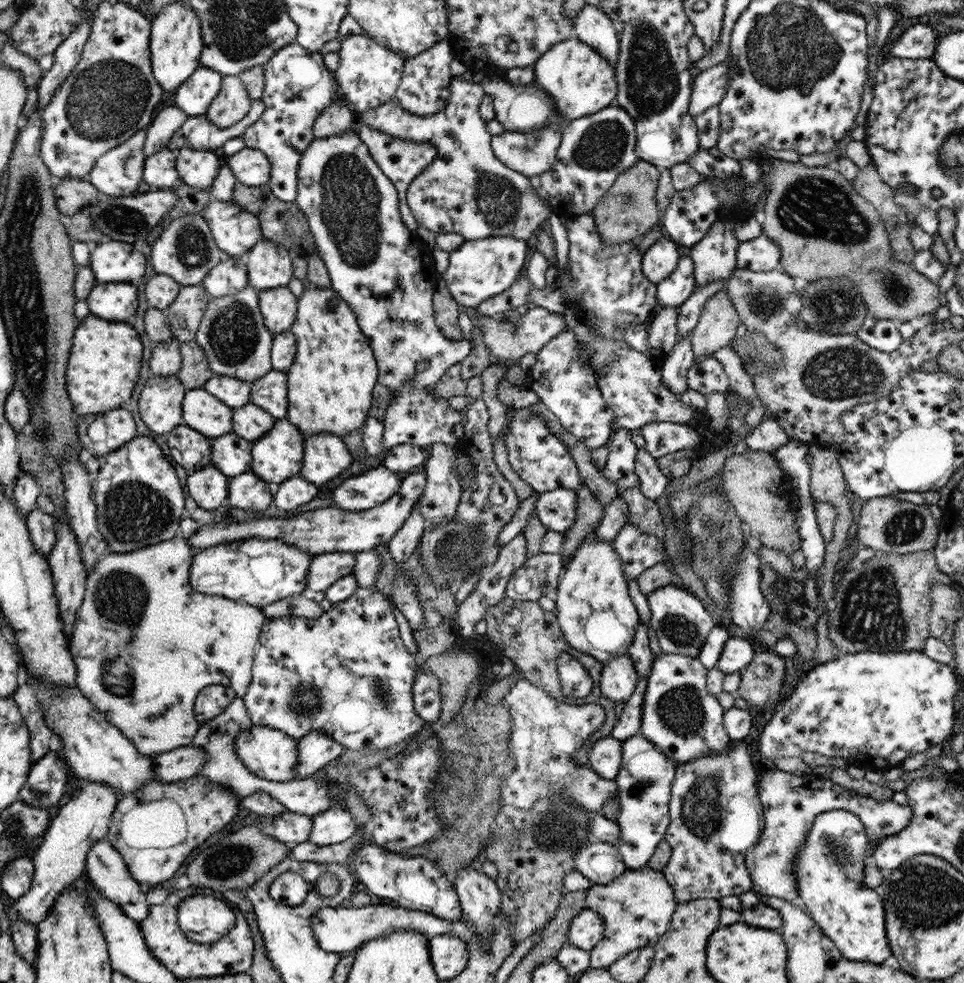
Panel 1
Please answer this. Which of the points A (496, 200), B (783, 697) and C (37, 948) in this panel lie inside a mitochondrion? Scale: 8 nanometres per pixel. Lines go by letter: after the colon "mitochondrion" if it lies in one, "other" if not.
A: mitochondrion
B: other
C: other

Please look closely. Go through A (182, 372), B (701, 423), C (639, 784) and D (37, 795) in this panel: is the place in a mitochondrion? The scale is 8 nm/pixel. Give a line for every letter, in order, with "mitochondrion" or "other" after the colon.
A: other
B: other
C: mitochondrion
D: mitochondrion

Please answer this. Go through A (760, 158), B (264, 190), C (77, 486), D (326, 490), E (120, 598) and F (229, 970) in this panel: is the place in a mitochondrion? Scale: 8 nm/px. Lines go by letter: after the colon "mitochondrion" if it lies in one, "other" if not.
A: other
B: other
C: other
D: other
E: mitochondrion
F: other

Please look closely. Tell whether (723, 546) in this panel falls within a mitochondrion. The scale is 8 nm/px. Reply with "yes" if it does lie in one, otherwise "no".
yes

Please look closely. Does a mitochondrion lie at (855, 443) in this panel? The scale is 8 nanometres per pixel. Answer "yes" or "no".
no

